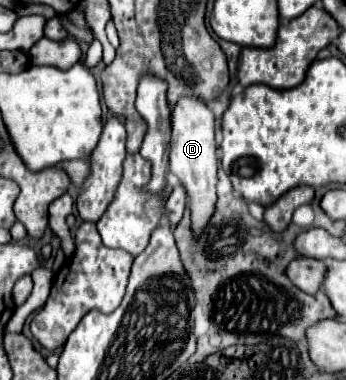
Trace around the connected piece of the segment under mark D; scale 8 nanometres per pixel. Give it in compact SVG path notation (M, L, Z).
M183 97L173 109L173 131L171 131L171 161L169 171L179 179L179 183L185 187L189 197L189 211L191 211L191 231L195 239L207 229L207 223L211 221L211 215L215 213L215 187L217 187L217 169L219 161L215 157L215 115L213 111L195 97Z

